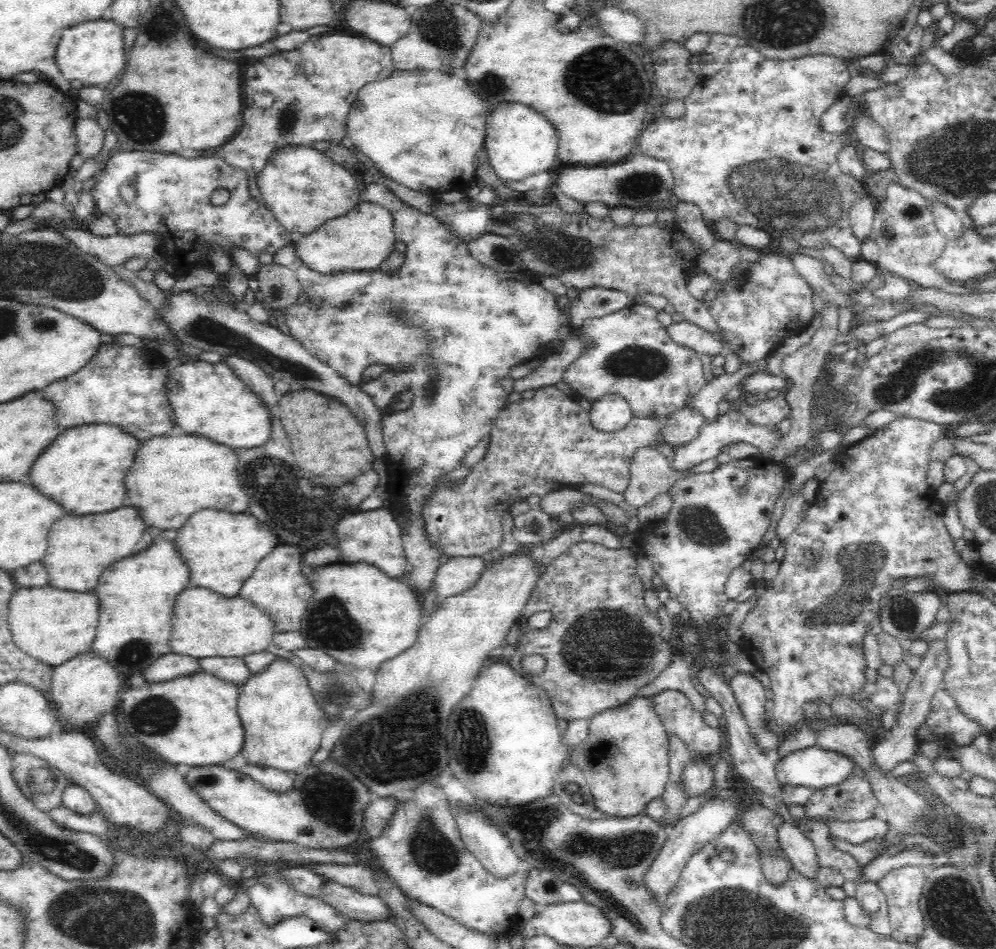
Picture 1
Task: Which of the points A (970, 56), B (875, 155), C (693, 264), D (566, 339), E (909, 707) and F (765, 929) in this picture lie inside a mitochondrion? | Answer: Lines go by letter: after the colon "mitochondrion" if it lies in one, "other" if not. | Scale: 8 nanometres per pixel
A: other
B: other
C: other
D: other
E: other
F: mitochondrion

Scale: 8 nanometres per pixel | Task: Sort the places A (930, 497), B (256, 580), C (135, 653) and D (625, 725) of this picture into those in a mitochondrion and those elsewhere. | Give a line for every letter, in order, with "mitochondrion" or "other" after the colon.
A: other
B: other
C: mitochondrion
D: other

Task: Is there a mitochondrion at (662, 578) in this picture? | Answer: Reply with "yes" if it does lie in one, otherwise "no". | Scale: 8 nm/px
no

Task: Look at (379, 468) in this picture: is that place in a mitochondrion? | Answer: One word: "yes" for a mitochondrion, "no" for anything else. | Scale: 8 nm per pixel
no

